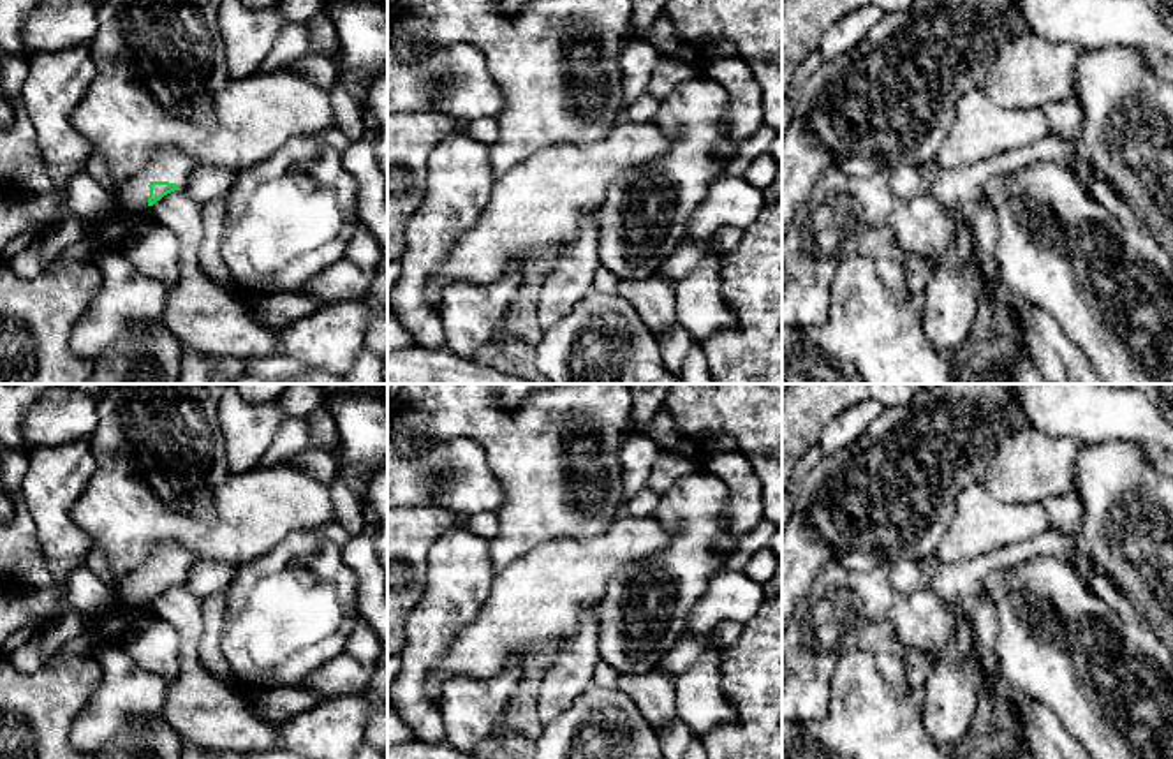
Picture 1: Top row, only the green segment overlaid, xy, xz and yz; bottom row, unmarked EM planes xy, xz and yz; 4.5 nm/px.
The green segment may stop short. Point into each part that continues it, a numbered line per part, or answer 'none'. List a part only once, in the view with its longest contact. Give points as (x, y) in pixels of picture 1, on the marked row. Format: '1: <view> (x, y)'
1: xy (256, 115)

